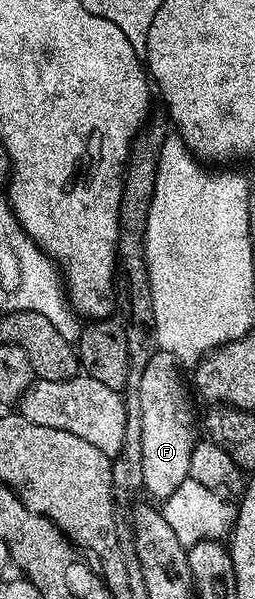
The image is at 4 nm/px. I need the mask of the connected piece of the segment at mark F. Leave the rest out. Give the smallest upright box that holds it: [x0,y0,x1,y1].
[137,349,197,497]

